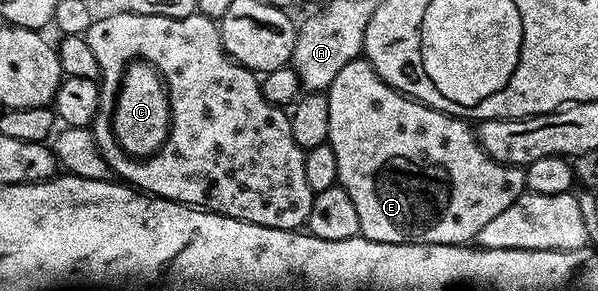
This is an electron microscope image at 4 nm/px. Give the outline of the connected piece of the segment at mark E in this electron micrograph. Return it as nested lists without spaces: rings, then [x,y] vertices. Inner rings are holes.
[[[364,58],[347,62],[347,66],[343,66],[339,74],[335,74],[335,82],[331,82],[327,95],[331,110],[331,126],[327,143],[331,146],[331,150],[335,150],[335,159],[339,165],[337,182],[347,194],[347,198],[351,198],[351,203],[355,205],[355,214],[359,214],[360,235],[366,240],[383,244],[460,244],[465,246],[476,241],[479,230],[483,230],[483,226],[487,226],[491,218],[503,214],[503,210],[507,210],[507,206],[511,206],[511,202],[518,200],[521,193],[526,191],[524,167],[500,164],[498,160],[493,160],[478,144],[476,131],[462,117],[448,116],[445,112],[429,108],[418,100],[412,100],[411,97],[396,92],[391,85],[379,78],[379,74]]]

